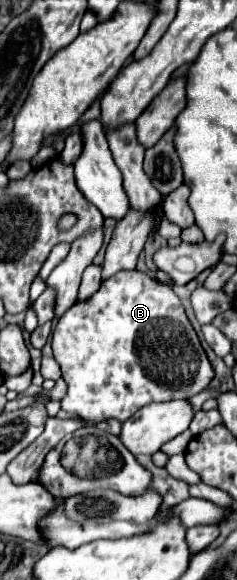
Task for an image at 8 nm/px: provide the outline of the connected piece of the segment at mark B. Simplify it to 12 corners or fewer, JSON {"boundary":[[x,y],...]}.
{"boundary":[[138,269],[56,323],[62,409],[126,421],[214,377],[178,295]]}

